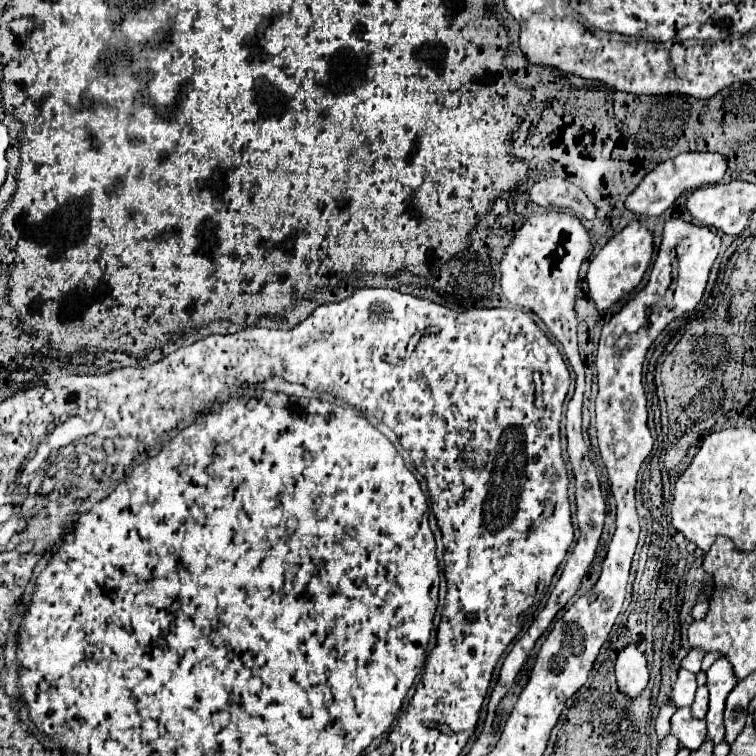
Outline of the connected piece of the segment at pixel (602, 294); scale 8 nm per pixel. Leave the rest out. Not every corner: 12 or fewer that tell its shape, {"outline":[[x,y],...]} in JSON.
{"outline":[[630,222],[586,274],[600,314],[642,282],[652,234]]}

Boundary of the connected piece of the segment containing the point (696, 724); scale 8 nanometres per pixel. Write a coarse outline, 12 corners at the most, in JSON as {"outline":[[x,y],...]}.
{"outline":[[690,708],[672,716],[670,734],[680,746],[696,750],[706,740],[704,720]]}

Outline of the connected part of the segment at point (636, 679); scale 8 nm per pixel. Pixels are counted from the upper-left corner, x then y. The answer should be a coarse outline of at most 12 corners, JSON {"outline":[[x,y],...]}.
{"outline":[[638,644],[618,652],[620,692],[634,698],[646,688],[648,660]]}

